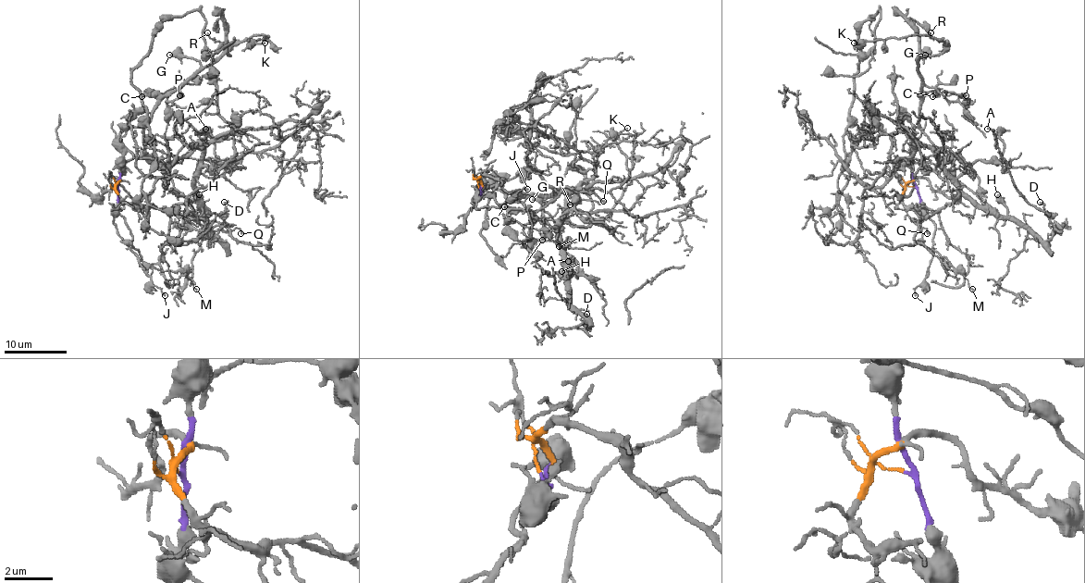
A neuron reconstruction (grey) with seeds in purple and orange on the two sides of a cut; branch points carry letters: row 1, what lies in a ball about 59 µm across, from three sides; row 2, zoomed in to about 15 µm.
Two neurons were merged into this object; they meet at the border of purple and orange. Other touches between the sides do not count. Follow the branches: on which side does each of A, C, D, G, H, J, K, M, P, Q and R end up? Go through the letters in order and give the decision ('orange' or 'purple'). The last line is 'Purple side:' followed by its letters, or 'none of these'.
A: orange
C: purple
D: orange
G: purple
H: orange
J: purple
K: purple
M: purple
P: purple
Q: orange
R: purple
Purple side: C, G, J, K, M, P, R

